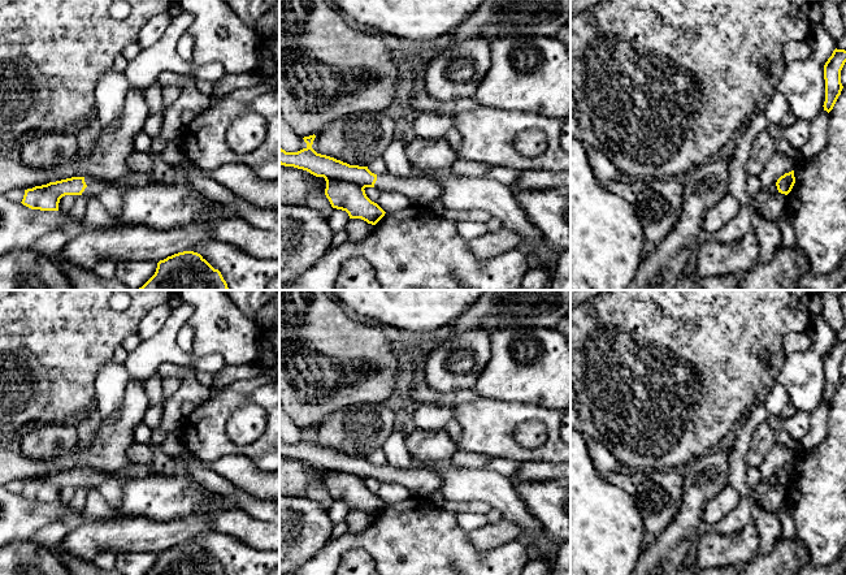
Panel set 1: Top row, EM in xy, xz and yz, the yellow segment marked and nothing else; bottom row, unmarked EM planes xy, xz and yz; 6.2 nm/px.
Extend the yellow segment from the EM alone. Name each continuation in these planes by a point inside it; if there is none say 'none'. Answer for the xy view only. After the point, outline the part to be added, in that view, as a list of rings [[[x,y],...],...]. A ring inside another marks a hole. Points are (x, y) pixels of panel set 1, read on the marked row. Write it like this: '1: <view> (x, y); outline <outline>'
1: xy (95, 185); outline [[[133,173],[117,180],[100,180],[96,177],[84,177],[87,187],[82,193],[84,198],[96,196],[107,187],[118,187],[122,191],[130,189],[144,187],[149,185],[156,185],[157,180],[153,173]]]

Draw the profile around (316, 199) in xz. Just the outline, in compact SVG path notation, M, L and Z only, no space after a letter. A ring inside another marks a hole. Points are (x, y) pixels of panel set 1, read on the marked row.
M317 191L309 193L305 204L316 207L318 212L326 219L329 219L333 211L333 207L326 195L320 194Z

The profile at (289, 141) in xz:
M279 112L279 147L286 152L298 152L307 148L307 143L283 120Z

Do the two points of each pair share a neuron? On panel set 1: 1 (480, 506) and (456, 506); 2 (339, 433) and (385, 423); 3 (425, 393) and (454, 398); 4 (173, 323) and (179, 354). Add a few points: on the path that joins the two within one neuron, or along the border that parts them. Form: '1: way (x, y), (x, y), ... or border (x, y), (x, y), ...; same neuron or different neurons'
1: way (474, 506), (461, 506); same neuron
2: way (351, 431), (373, 423); same neuron
3: way (432, 397), (447, 398); same neuron
4: way (170, 331), (172, 346); same neuron

